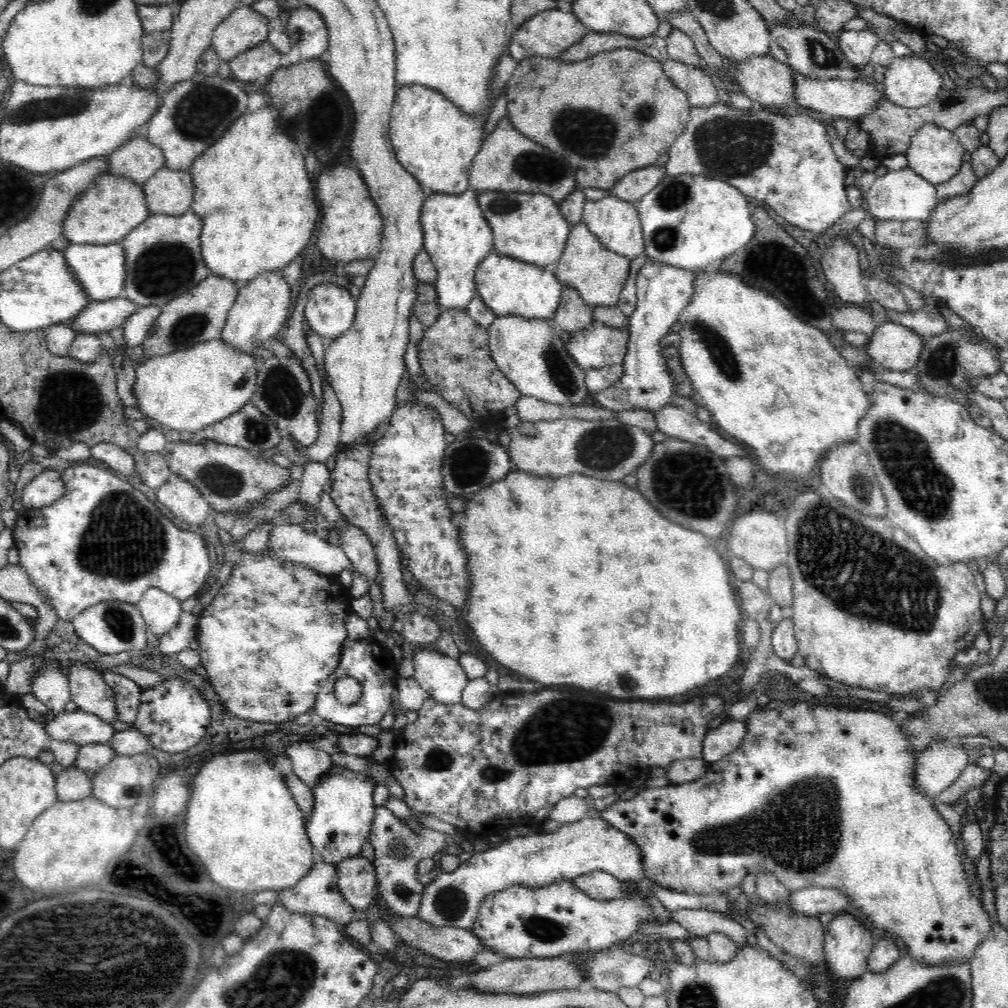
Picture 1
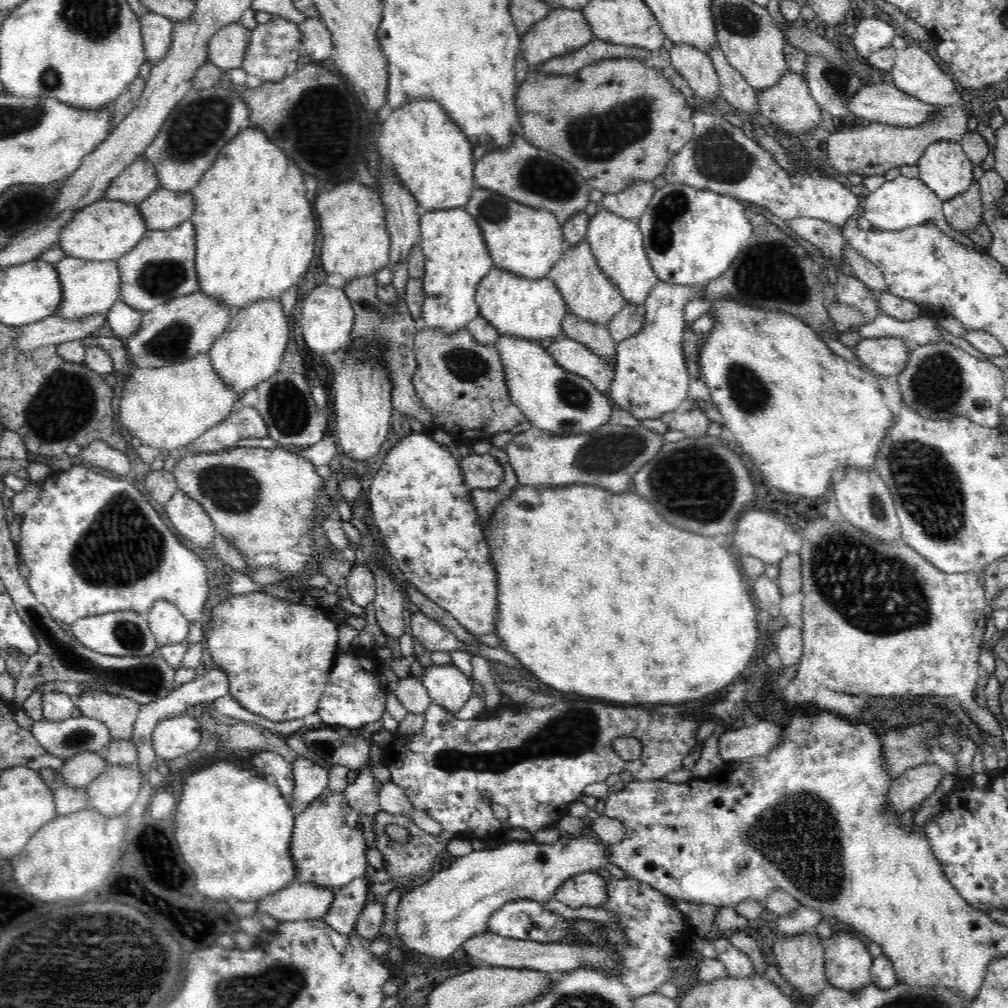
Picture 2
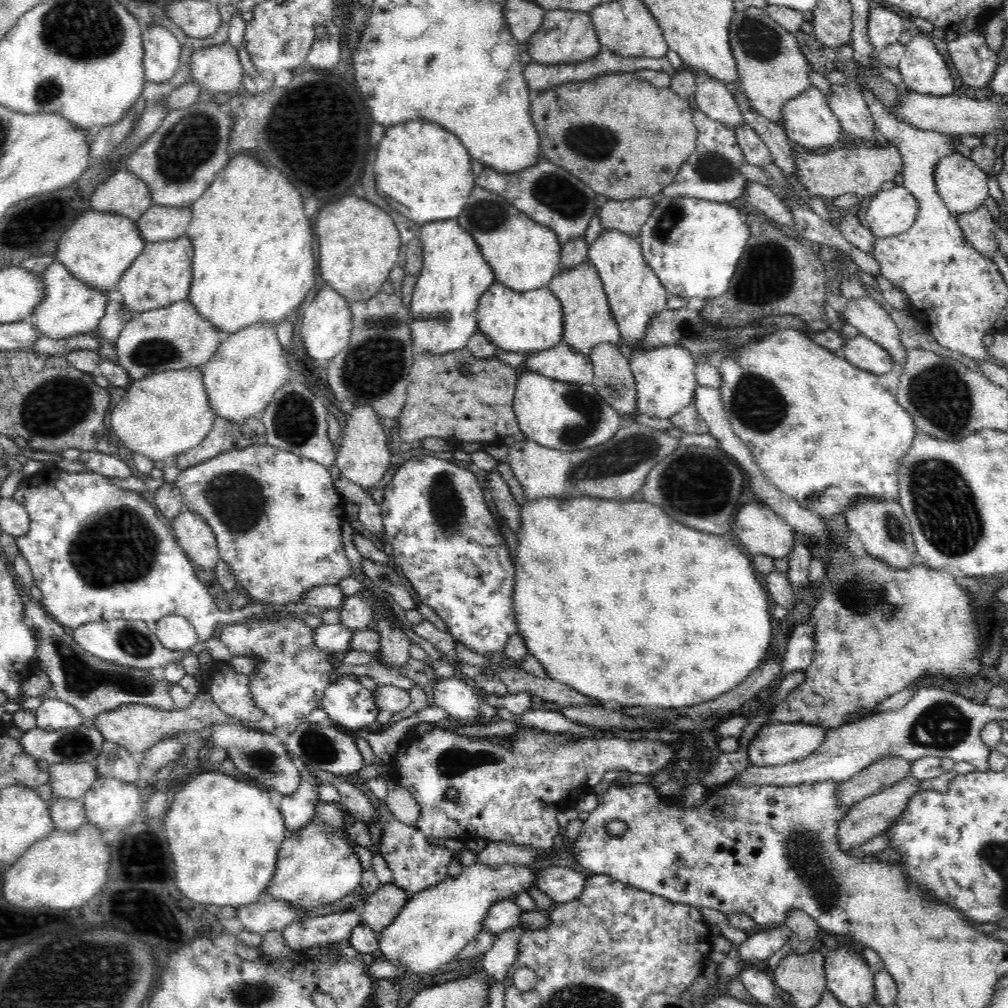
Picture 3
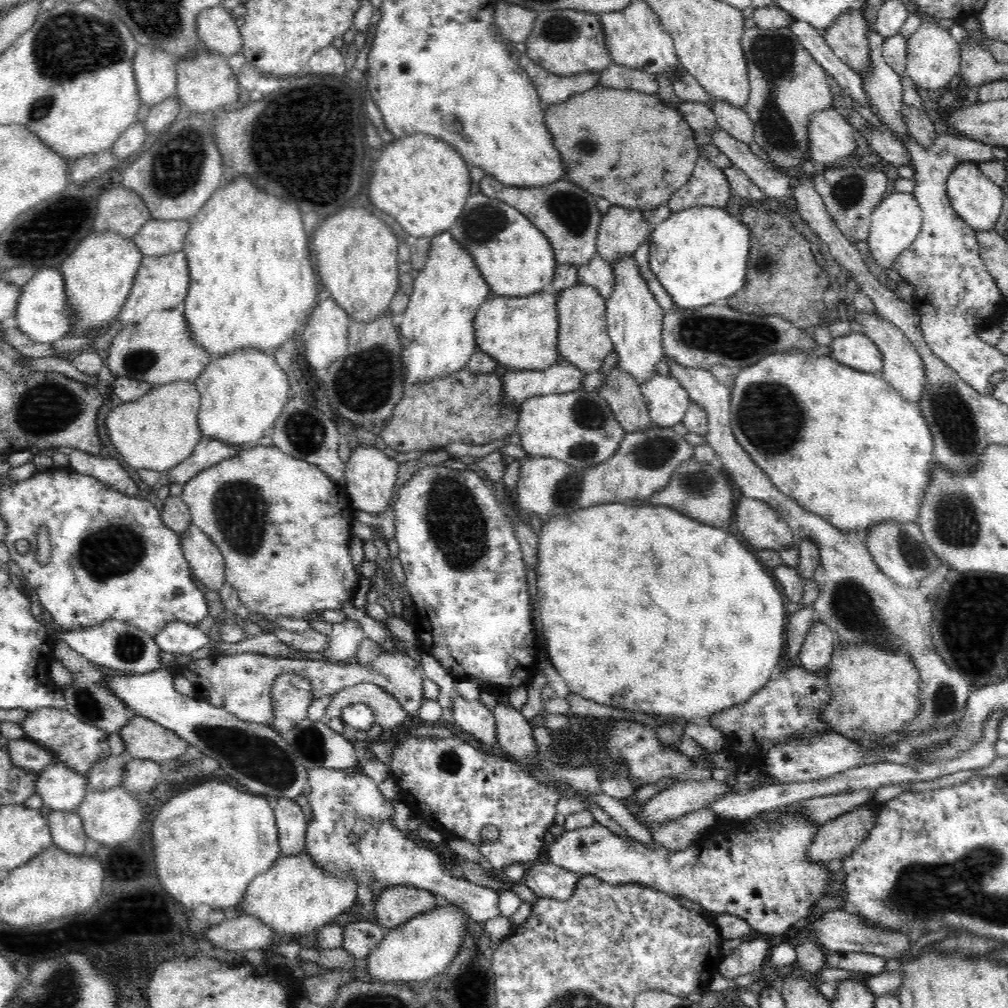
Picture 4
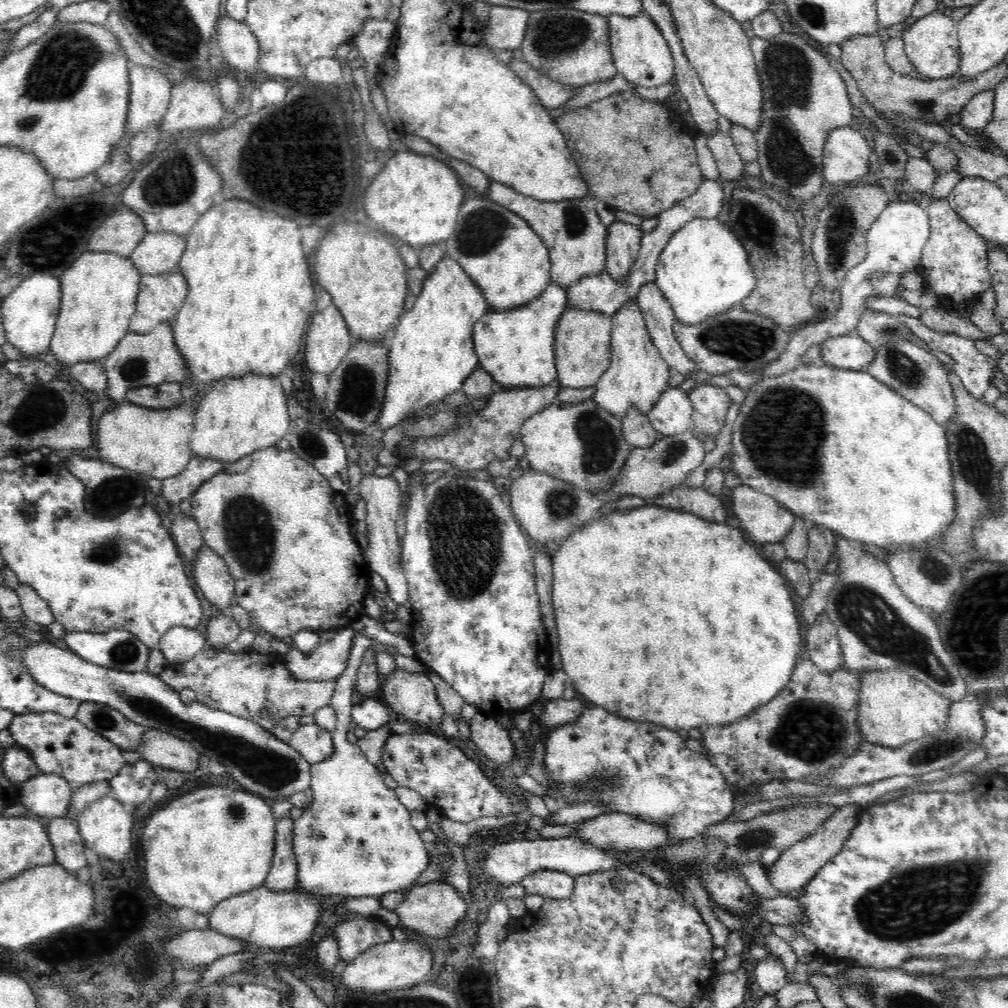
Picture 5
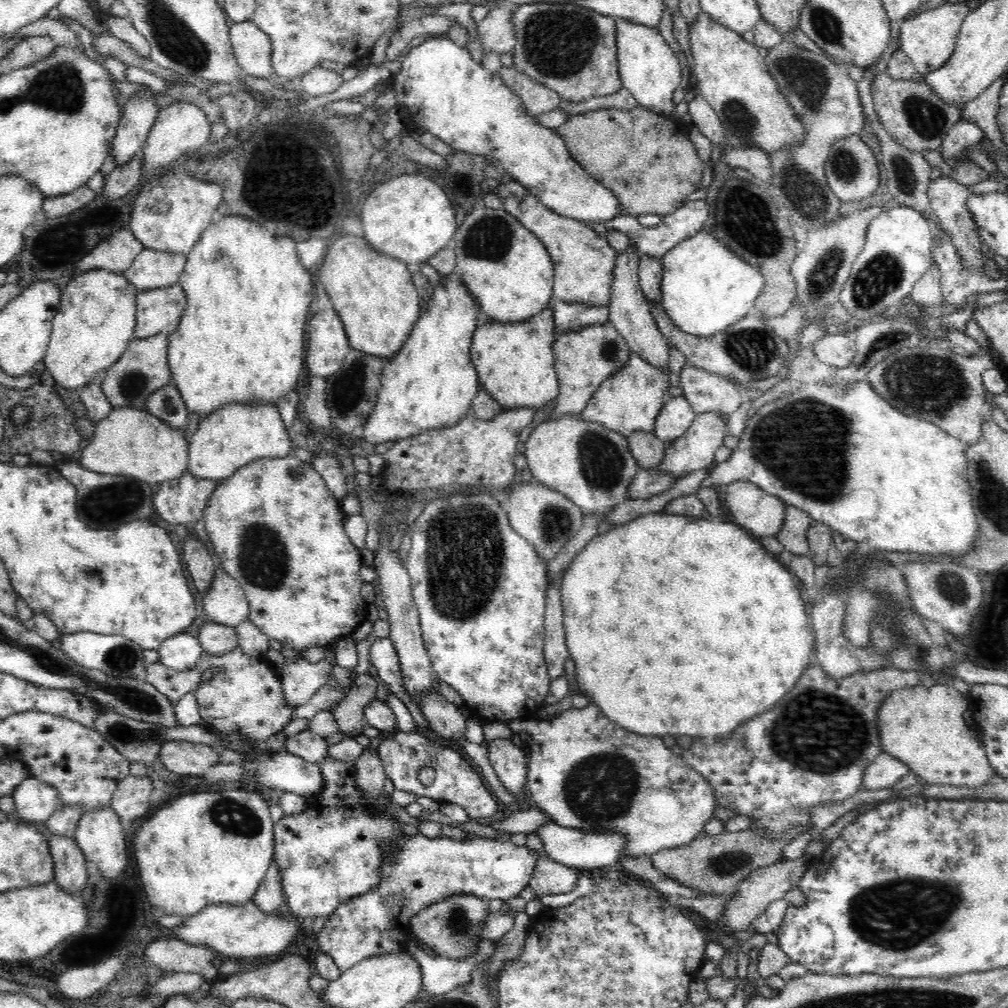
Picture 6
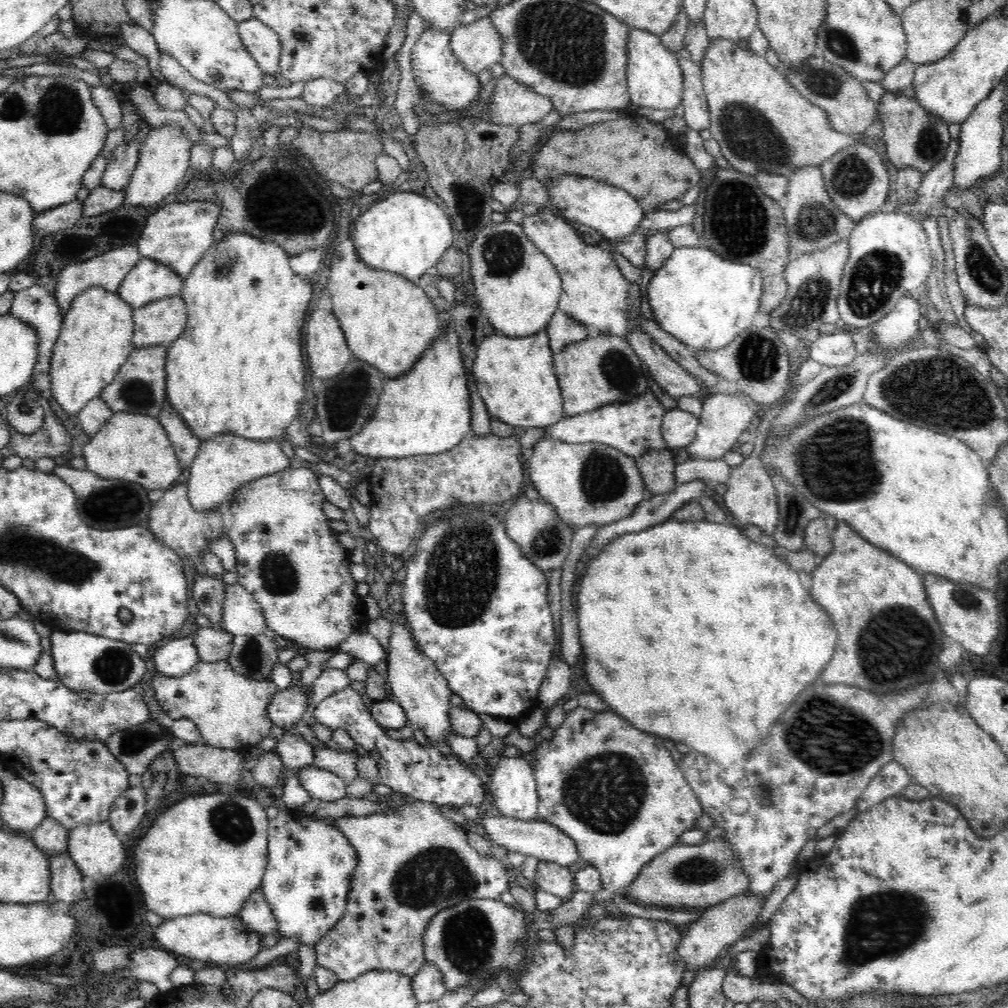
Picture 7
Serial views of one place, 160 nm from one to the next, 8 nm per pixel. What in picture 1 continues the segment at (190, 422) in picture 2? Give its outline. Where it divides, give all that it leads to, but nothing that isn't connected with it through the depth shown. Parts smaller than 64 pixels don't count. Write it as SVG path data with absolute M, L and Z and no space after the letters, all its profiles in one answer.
M221 338L206 340L188 349L179 349L164 356L147 359L135 374L134 393L137 408L150 420L176 432L201 433L207 426L224 420L249 403L257 388L258 373L254 368L254 357L240 352L239 348L226 344Z

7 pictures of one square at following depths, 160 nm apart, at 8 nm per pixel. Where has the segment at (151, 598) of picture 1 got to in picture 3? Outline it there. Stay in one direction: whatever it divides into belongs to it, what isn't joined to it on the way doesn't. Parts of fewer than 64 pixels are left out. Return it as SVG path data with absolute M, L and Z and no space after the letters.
M171 615L159 619L154 632L162 645L172 651L191 649L198 644L197 631L182 616Z

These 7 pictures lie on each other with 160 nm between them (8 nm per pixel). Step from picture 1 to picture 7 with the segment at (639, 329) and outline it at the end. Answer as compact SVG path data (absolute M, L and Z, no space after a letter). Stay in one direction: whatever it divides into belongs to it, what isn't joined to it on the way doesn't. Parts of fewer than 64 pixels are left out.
M678 407L665 412L662 420L662 436L668 448L686 448L694 442L698 430L699 418Z

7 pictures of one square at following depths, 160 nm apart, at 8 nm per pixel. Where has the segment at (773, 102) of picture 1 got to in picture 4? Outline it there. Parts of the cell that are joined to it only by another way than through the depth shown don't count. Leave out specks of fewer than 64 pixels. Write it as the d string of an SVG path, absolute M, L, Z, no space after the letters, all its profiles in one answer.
M834 108L815 113L809 125L810 158L831 166L850 158L857 151L855 131Z

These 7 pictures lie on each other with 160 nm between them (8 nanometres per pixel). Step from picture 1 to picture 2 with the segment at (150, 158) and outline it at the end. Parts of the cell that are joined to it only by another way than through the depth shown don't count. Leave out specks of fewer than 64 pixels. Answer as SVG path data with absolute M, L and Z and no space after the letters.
M142 155L110 182L110 187L103 192L102 198L139 205L158 188L158 175L154 164Z

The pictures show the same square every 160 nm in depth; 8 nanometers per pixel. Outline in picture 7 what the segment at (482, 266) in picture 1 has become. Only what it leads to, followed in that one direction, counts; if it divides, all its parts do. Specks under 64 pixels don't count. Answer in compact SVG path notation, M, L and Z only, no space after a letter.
M546 328L532 336L504 336L497 331L487 337L484 336L484 340L478 344L476 350L472 373L474 373L478 394L485 402L491 418L497 418L500 422L514 426L521 432L546 428L564 419L563 398L554 370L554 355Z

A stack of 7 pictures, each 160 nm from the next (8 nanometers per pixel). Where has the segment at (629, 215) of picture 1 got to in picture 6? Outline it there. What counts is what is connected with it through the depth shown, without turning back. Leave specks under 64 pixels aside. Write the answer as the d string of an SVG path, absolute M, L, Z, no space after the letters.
M630 354L628 364L614 376L600 386L600 389L594 393L586 408L581 412L581 418L587 422L598 422L613 430L619 432L627 439L634 432L654 433L656 417L660 414L664 406L664 394L671 388L668 374L663 370L648 364L641 356Z

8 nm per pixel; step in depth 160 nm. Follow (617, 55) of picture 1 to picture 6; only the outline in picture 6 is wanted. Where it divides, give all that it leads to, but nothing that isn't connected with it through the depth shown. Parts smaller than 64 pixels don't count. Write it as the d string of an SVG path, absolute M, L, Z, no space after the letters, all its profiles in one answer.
M635 103L632 109L598 109L572 115L556 130L578 164L614 192L620 203L620 212L638 217L648 213L666 216L680 208L686 196L700 186L704 164L689 139L690 127L682 120L644 109Z

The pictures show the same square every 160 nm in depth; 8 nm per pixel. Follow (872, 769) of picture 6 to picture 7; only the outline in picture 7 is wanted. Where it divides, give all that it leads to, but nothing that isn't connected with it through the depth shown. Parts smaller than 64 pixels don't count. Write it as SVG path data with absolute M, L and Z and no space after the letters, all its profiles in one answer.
M896 760L883 765L880 772L870 780L870 784L858 797L855 807L860 813L890 797L898 797L900 792L912 782L908 771Z

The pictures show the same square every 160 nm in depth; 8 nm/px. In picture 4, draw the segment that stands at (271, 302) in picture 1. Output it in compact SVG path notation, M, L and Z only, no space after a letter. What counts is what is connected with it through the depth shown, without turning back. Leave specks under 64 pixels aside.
M242 348L234 350L228 356L214 358L204 368L204 372L194 381L201 397L201 405L198 413L198 426L201 436L207 436L236 448L249 448L255 446L270 428L274 428L276 418L282 414L282 408L289 400L290 388L288 377L278 365L274 355L260 352L257 348Z

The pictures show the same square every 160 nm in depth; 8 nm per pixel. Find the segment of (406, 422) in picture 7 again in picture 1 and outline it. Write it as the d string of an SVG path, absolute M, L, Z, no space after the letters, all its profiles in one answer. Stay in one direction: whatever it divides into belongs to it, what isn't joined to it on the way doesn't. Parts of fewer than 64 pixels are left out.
M468 188L462 194L434 192L422 205L421 223L424 231L424 250L436 267L437 277L433 282L437 292L440 310L467 310L470 300L477 296L475 272L478 264L493 252L493 232L489 222L484 218L477 199L478 190Z

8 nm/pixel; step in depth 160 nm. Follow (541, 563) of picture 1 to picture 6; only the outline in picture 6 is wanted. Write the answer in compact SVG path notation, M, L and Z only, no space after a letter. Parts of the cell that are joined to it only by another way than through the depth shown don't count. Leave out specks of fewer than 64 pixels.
M665 512L637 517L612 526L606 533L596 534L564 570L557 585L562 596L566 645L570 657L576 662L577 684L581 692L598 705L611 722L629 732L643 736L704 738L707 744L712 744L716 740L733 736L746 720L752 720L774 708L798 684L802 672L812 666L810 657L815 650L815 632L809 626L810 612L807 611L810 610L796 588L794 576L774 555L767 552L757 538L736 523Z

